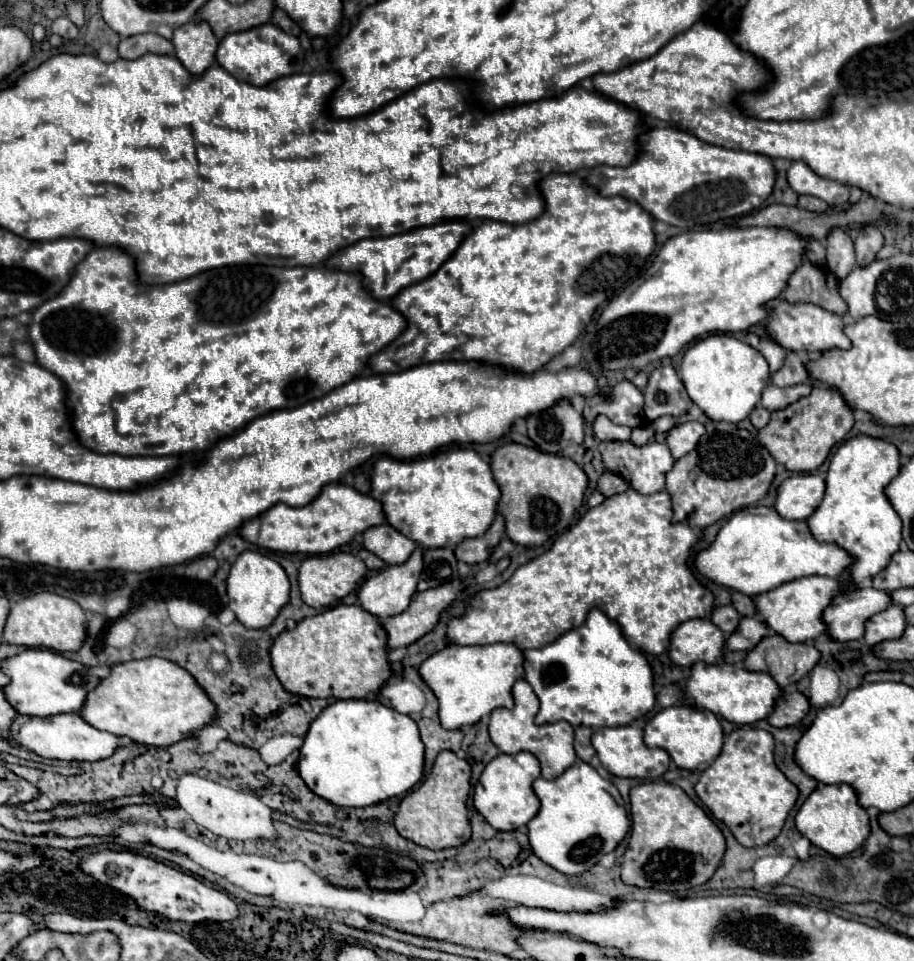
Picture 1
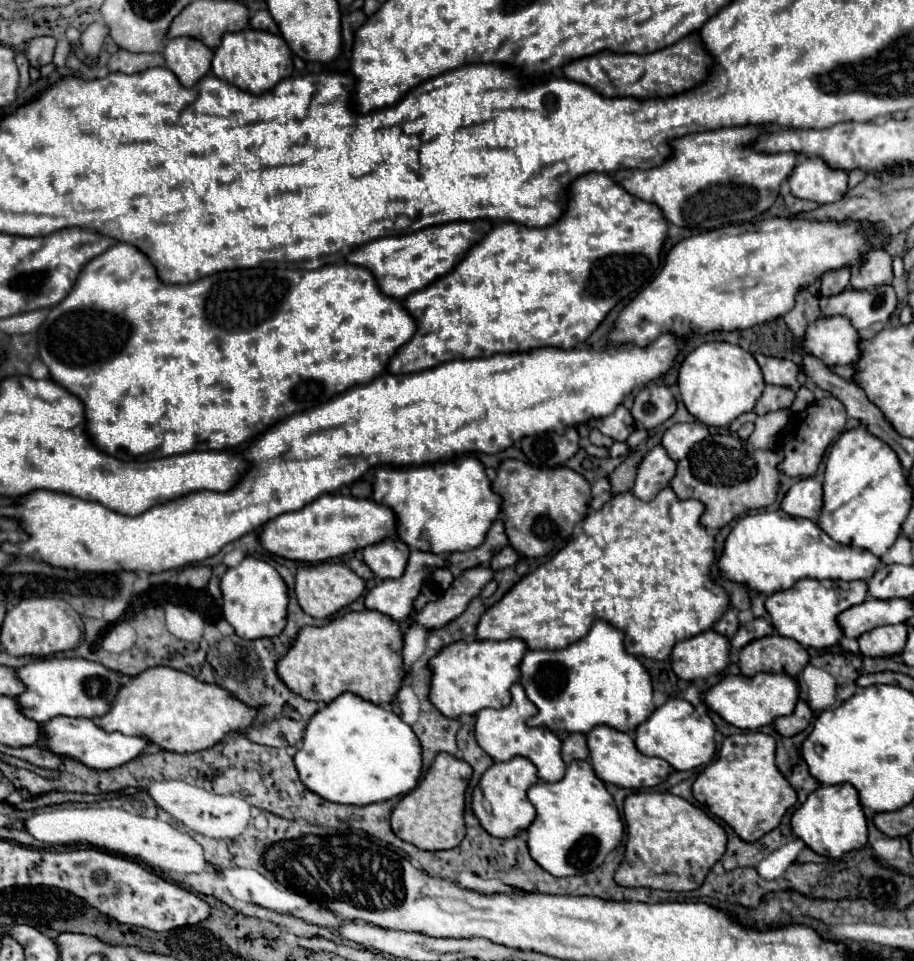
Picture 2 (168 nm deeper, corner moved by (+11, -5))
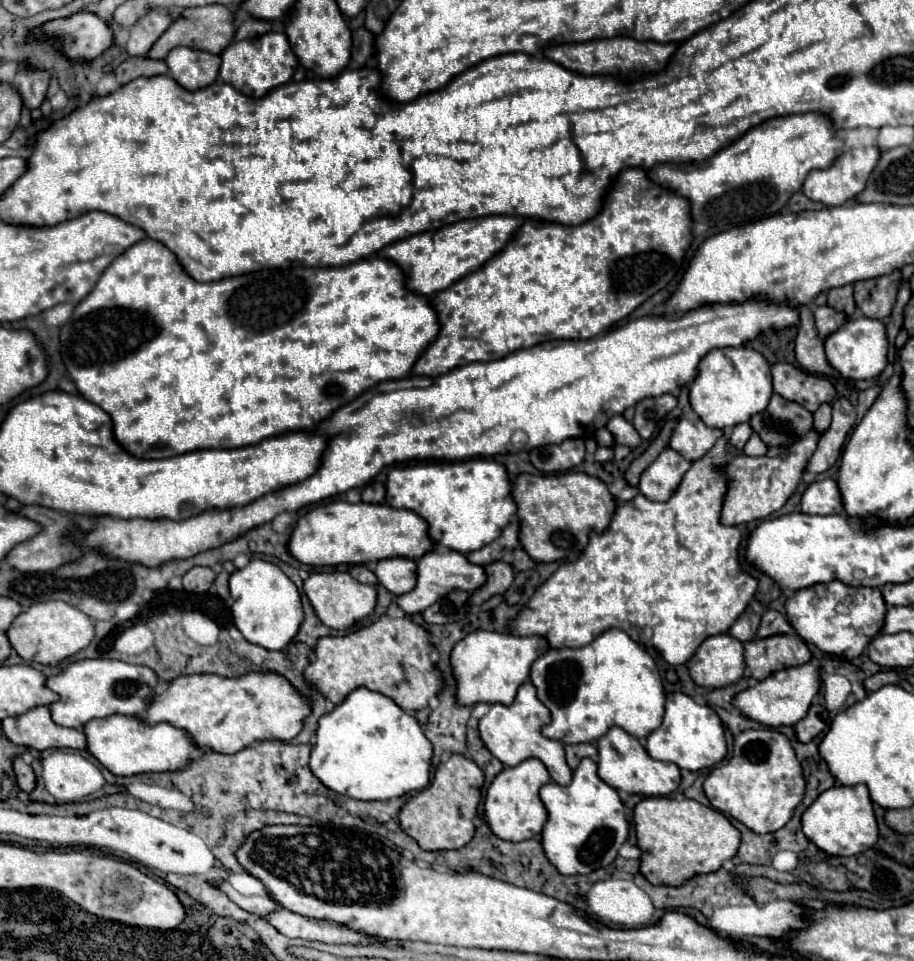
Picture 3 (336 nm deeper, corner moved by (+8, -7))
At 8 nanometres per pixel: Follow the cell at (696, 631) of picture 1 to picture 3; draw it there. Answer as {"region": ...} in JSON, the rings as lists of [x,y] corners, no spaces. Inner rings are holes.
{"region":[[[727,633],[707,637],[689,661],[689,671],[693,681],[707,689],[737,683],[745,671],[743,643]]]}

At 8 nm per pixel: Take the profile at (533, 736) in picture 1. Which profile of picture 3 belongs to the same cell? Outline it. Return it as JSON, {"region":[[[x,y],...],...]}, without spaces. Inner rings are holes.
{"region":[[[527,681],[519,687],[517,691],[517,697],[511,705],[491,705],[489,713],[483,715],[479,719],[479,733],[481,733],[481,739],[485,743],[485,747],[507,767],[513,767],[513,765],[519,765],[521,761],[525,759],[541,759],[553,781],[559,783],[559,785],[569,785],[571,783],[571,769],[565,761],[565,753],[563,753],[563,743],[559,741],[553,741],[553,739],[547,739],[541,735],[541,727],[547,725],[551,721],[551,713],[549,709],[537,699],[537,693],[535,693],[535,687]]]}

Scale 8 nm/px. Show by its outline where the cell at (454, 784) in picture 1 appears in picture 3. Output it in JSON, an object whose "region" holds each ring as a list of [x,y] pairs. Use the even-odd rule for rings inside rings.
{"region":[[[451,755],[449,761],[441,763],[435,771],[435,779],[431,781],[431,785],[405,803],[399,813],[401,829],[411,835],[425,851],[461,849],[475,835],[473,817],[477,815],[483,783],[485,775],[475,761],[463,755]]]}

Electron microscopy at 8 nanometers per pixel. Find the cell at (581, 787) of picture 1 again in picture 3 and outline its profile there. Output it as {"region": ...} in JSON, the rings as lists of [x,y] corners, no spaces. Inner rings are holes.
{"region":[[[581,759],[573,773],[573,781],[567,787],[557,785],[555,781],[543,785],[541,801],[549,811],[547,825],[541,833],[543,849],[559,873],[587,875],[595,869],[607,867],[617,857],[617,851],[629,833],[625,807],[619,793],[599,779],[597,763],[593,759]]]}

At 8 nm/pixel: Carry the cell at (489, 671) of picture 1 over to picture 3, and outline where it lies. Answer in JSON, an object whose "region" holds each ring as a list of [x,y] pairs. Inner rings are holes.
{"region":[[[473,631],[461,639],[451,653],[451,665],[459,681],[459,701],[463,705],[477,703],[501,703],[511,705],[519,685],[529,677],[529,669],[537,657],[549,651],[549,641],[545,637],[521,637],[513,633],[497,631]]]}

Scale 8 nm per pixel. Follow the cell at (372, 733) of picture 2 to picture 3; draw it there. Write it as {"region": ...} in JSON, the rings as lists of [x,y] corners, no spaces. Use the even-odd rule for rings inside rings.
{"region":[[[359,687],[351,691],[349,697],[335,707],[335,711],[319,719],[317,743],[311,751],[309,767],[321,779],[321,783],[331,791],[361,801],[385,801],[385,799],[401,797],[411,791],[425,789],[429,785],[431,757],[433,757],[431,741],[425,737],[421,725],[411,713],[403,711],[387,695],[371,691],[367,687]]]}

